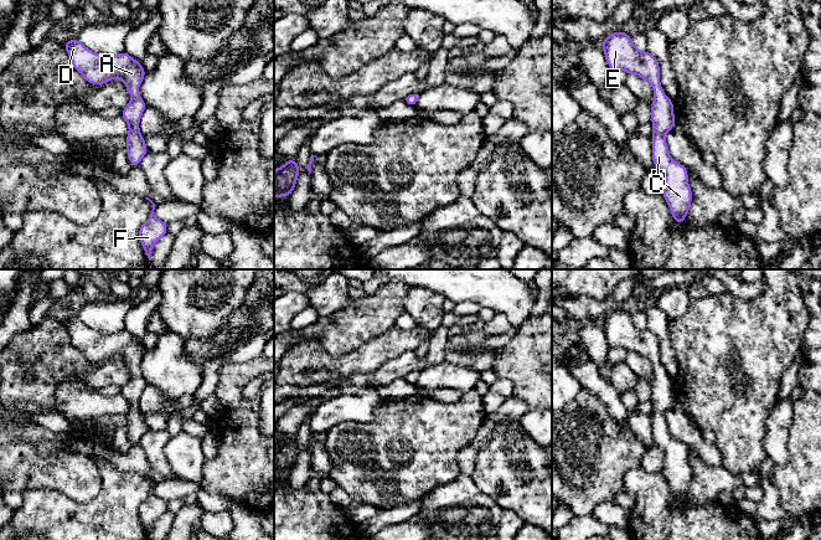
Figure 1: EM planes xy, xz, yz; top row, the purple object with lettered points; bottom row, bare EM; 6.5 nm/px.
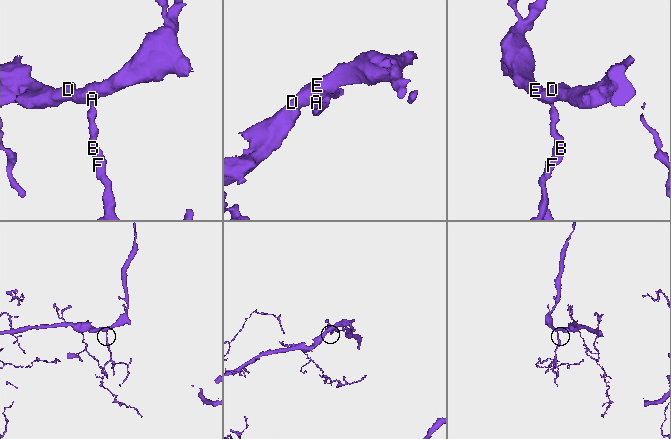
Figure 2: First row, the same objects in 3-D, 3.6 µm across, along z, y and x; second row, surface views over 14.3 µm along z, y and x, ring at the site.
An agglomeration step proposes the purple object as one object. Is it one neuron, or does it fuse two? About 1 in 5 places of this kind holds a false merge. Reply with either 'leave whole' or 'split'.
leave whole

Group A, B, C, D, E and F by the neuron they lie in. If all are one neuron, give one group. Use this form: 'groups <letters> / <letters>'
groups A B C D E F

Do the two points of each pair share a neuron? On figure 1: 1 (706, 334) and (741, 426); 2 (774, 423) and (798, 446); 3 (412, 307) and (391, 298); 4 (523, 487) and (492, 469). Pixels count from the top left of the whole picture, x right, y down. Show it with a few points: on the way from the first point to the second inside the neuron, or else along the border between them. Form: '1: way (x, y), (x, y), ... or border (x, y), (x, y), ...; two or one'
1: way (724, 356), (724, 368), (734, 404); one
2: border (794, 410), (789, 431), (789, 459), (778, 466); two
3: border (411, 288), (404, 301), (403, 312); two
4: way (516, 479), (506, 469), (500, 469); one

